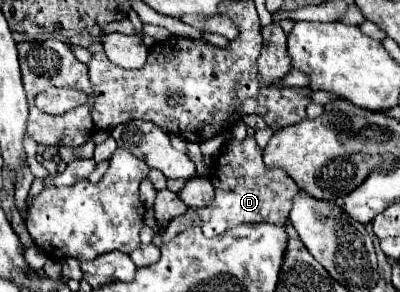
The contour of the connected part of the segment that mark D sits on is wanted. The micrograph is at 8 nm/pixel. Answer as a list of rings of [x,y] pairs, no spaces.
[[[247,137],[243,141],[231,139],[223,145],[215,163],[215,171],[211,175],[211,183],[215,185],[213,205],[203,209],[191,207],[185,215],[175,217],[175,221],[171,221],[171,225],[163,233],[165,243],[189,227],[201,227],[205,237],[215,237],[241,223],[285,225],[293,205],[293,197],[295,193],[299,193],[299,187],[295,185],[295,181],[289,179],[281,169],[269,171],[265,167],[263,151],[257,147],[253,137]]]

